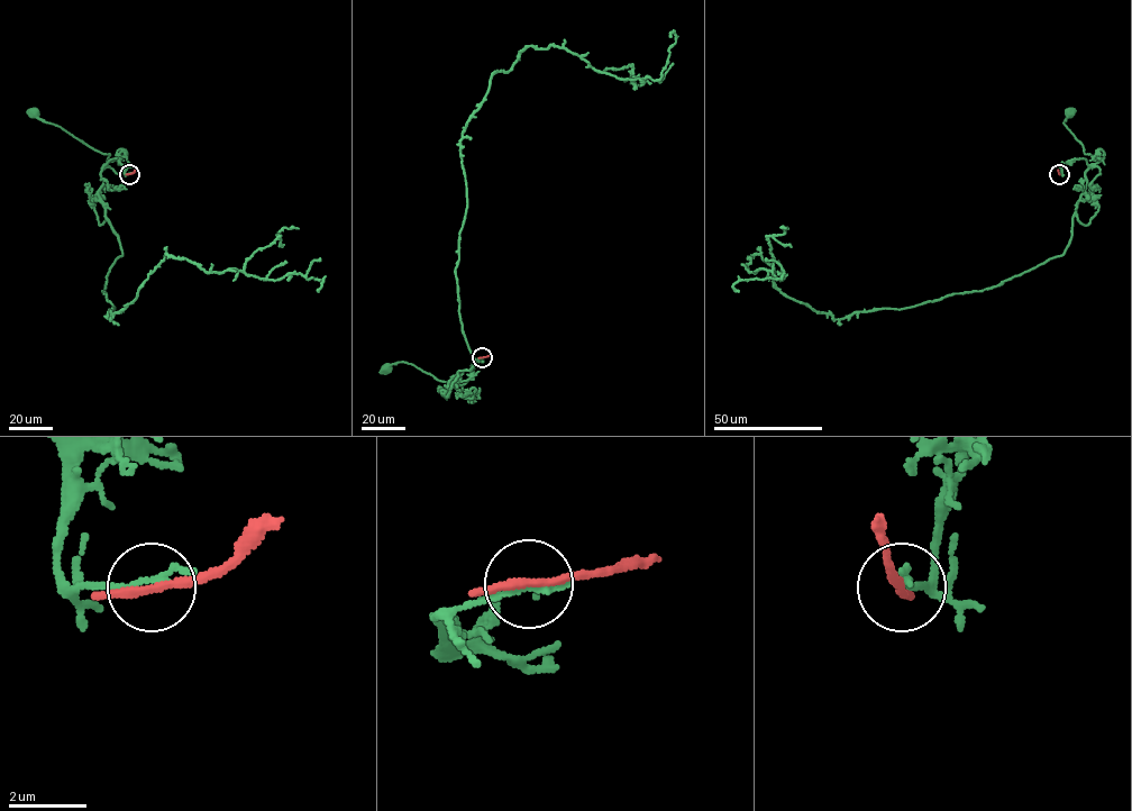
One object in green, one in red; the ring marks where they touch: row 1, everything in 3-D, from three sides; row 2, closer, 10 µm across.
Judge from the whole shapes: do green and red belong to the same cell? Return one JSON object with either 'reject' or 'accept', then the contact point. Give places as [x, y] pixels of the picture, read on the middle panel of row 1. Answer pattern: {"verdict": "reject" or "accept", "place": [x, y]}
{"verdict": "reject", "place": [482, 357]}

